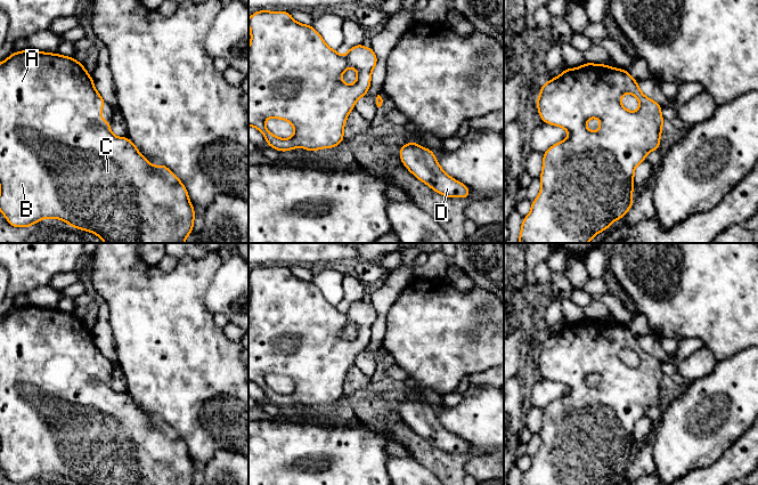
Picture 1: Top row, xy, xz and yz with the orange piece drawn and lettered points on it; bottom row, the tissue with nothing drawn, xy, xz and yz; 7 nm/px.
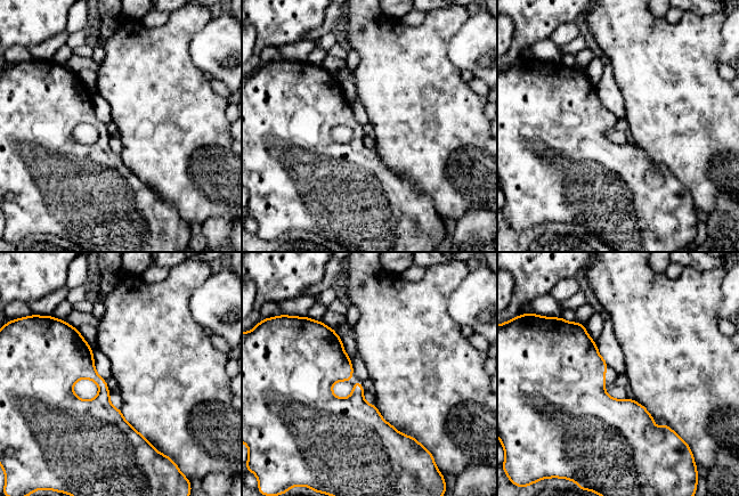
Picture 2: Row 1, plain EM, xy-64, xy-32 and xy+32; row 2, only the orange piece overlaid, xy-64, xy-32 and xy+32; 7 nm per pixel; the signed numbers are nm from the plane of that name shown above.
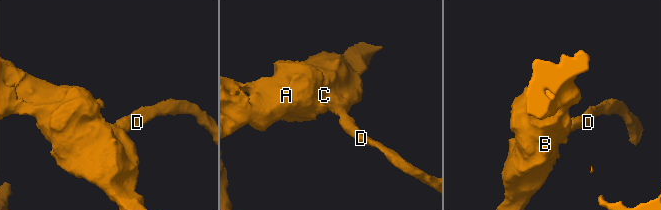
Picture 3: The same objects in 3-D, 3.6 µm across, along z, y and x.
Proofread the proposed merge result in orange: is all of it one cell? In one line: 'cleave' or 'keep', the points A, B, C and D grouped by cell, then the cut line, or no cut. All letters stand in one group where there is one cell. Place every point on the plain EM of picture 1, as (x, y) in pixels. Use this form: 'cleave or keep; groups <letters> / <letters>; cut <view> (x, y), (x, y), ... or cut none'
keep; groups A B C D; cut none

